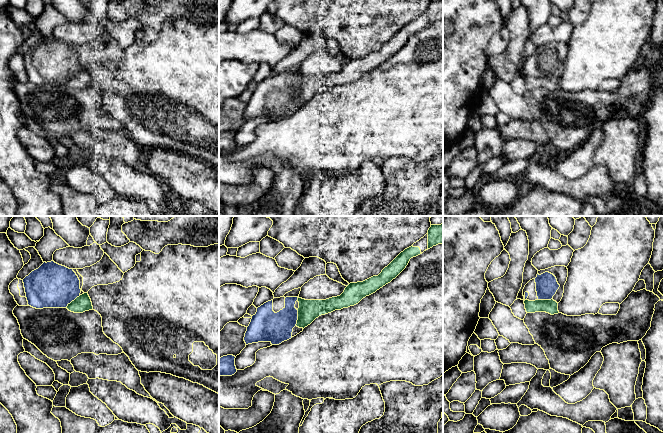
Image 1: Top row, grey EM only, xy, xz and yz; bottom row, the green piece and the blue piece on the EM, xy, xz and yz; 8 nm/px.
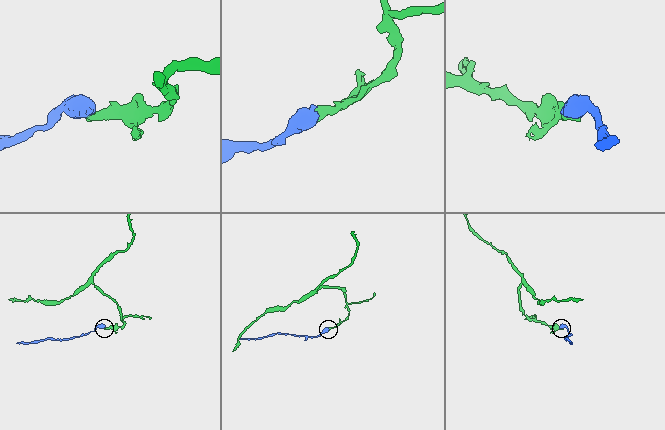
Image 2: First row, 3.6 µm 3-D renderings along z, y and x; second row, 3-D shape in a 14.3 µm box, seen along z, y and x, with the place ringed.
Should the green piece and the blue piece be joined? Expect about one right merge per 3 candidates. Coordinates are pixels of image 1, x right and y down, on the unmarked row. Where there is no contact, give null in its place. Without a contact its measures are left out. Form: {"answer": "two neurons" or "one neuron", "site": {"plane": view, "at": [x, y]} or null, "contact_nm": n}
{"answer": "two neurons", "site": {"plane": "xz", "at": [298, 93]}, "contact_nm": 140}

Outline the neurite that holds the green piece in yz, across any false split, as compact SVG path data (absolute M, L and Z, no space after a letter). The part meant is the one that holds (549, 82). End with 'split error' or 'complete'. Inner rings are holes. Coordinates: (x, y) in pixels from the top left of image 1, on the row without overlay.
M525 76L525 85L527 89L535 89L535 88L546 88L551 91L558 90L558 79L551 76L535 76L529 77Z; complete

